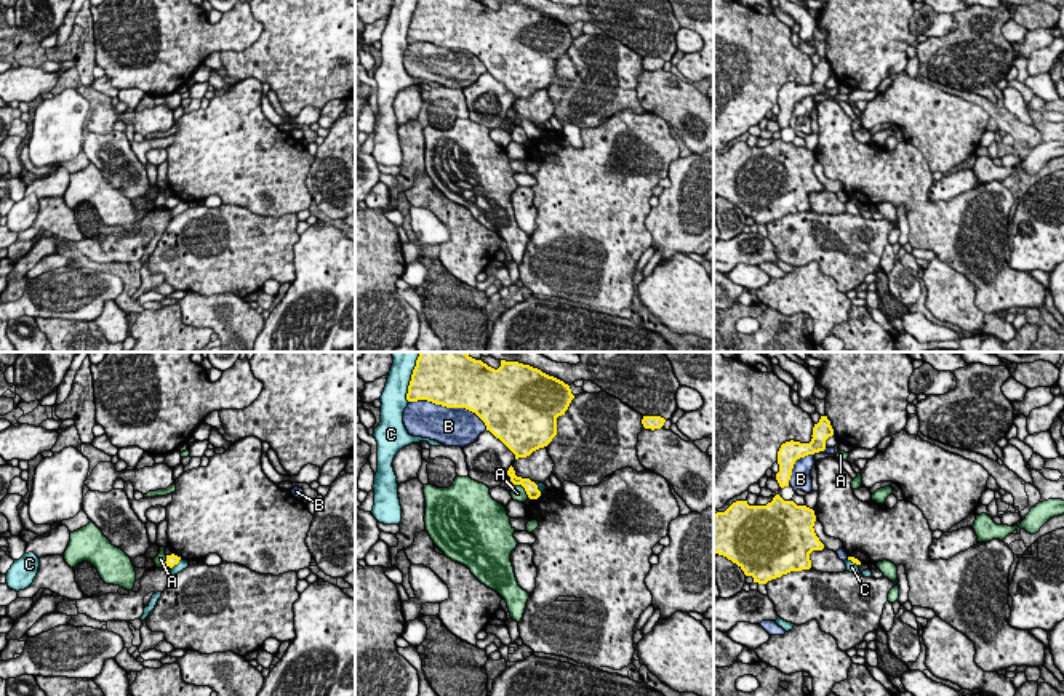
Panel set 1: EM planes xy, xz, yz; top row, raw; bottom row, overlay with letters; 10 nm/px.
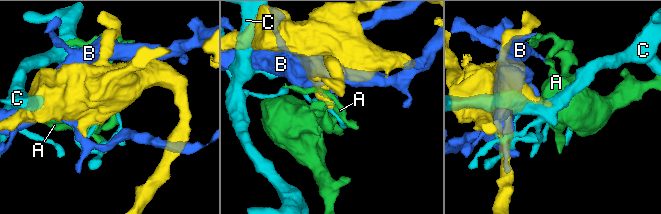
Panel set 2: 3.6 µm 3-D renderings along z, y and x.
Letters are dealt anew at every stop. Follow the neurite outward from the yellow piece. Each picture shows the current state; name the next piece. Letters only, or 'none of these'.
none of these

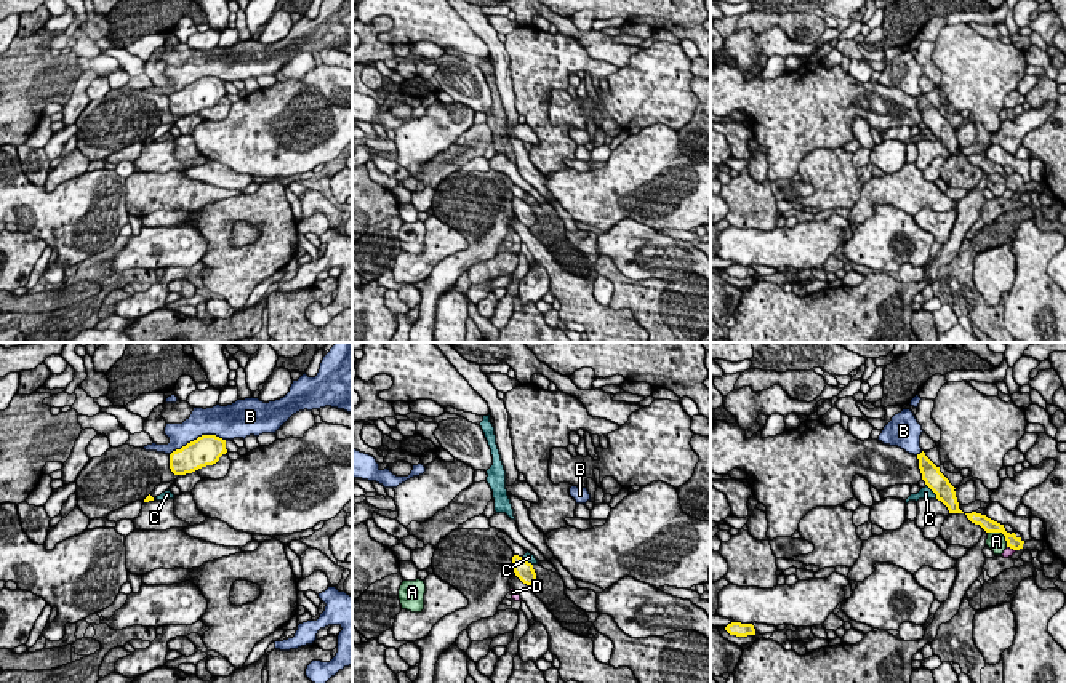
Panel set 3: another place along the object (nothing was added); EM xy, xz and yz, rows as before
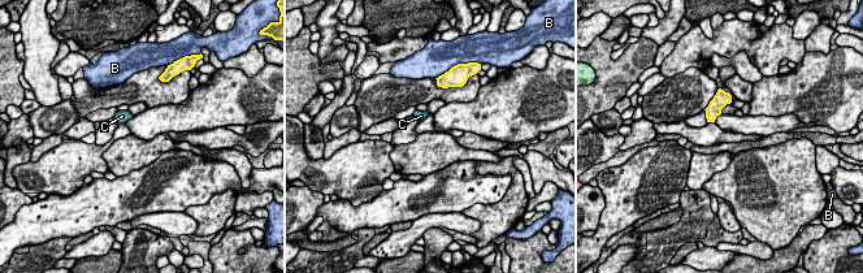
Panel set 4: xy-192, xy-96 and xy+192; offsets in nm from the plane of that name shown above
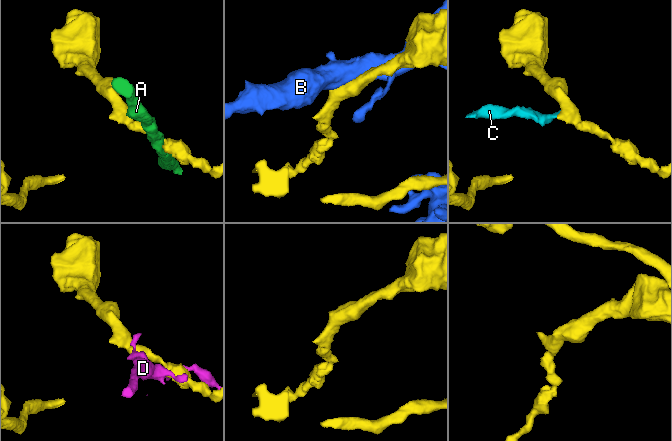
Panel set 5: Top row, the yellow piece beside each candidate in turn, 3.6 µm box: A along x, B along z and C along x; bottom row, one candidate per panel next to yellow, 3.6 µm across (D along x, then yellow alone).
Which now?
none of these

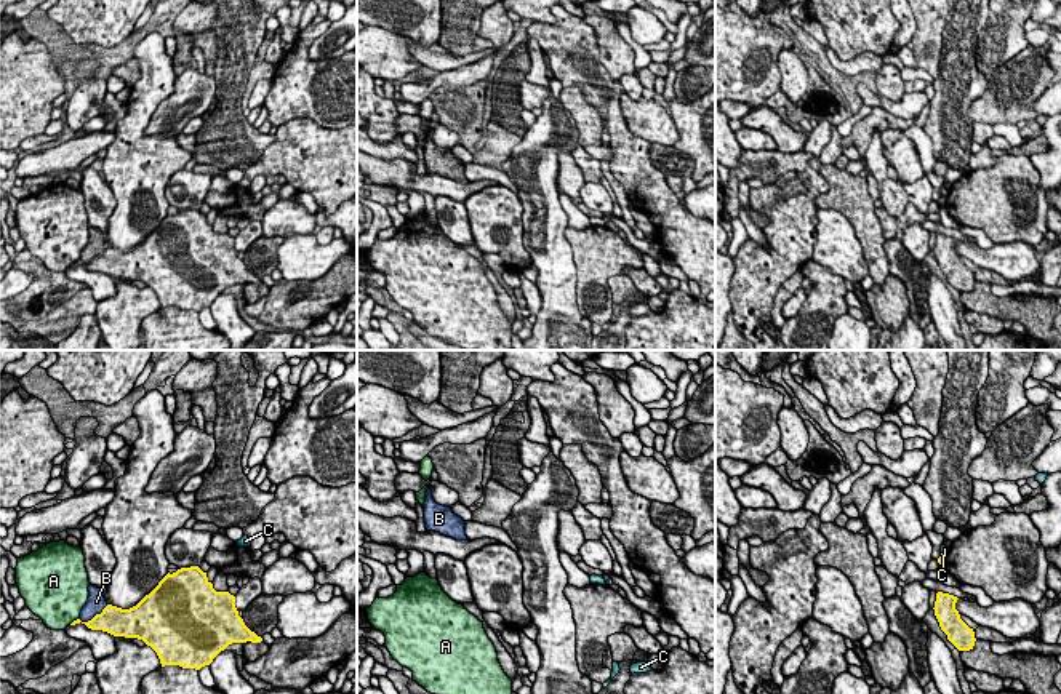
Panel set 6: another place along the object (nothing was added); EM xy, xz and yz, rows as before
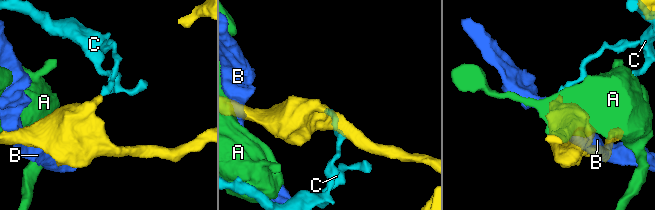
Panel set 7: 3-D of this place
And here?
none of these

